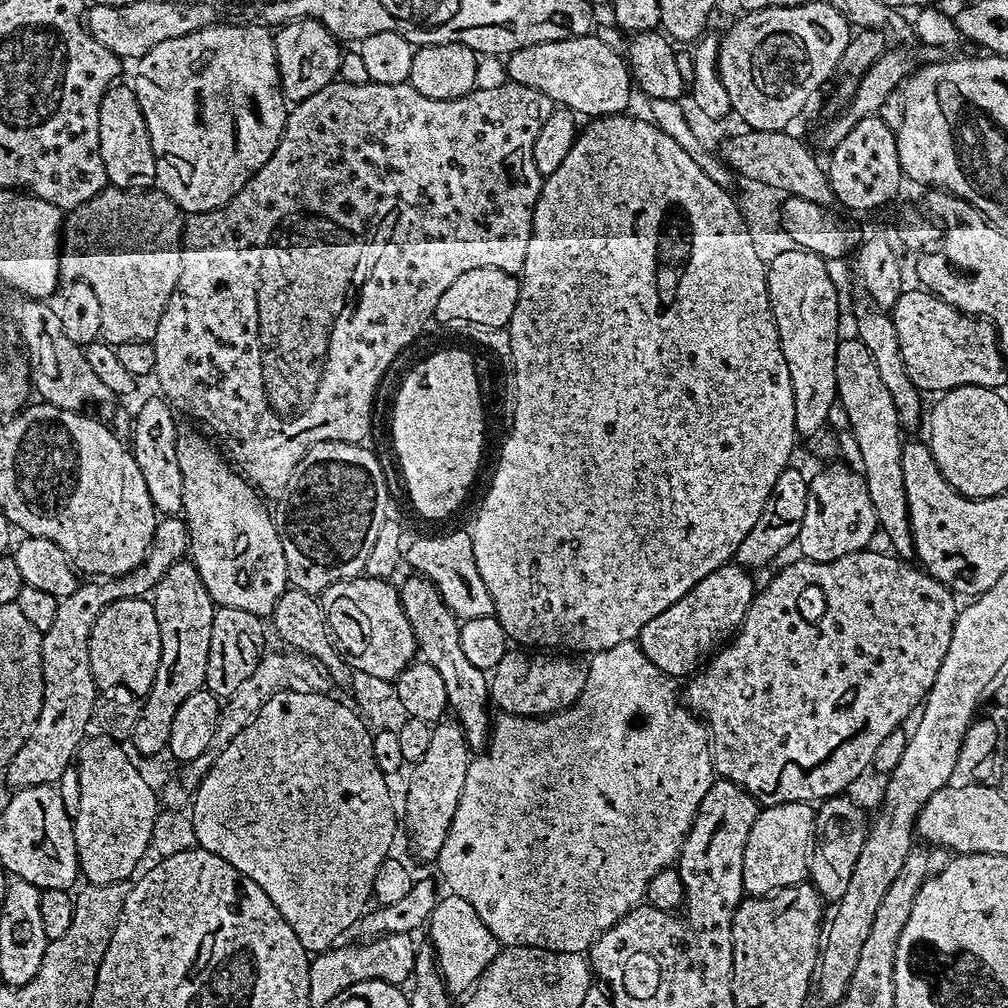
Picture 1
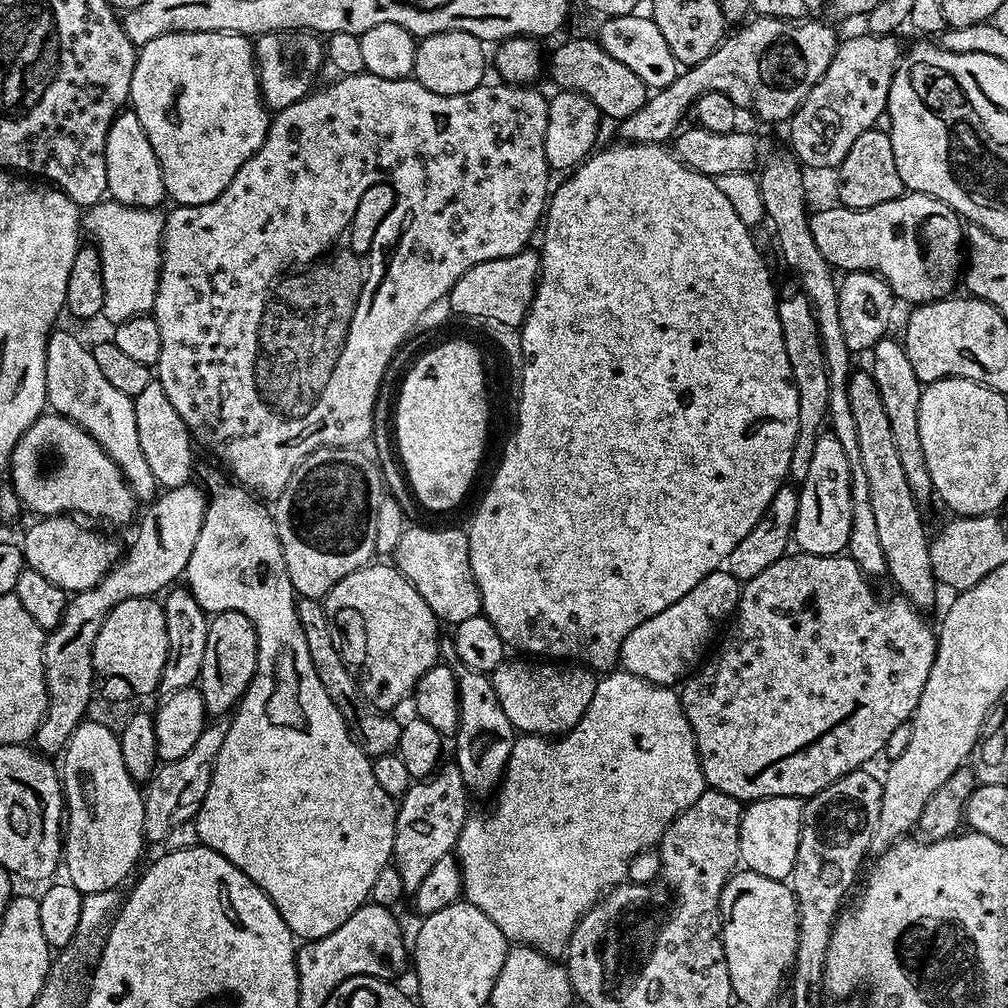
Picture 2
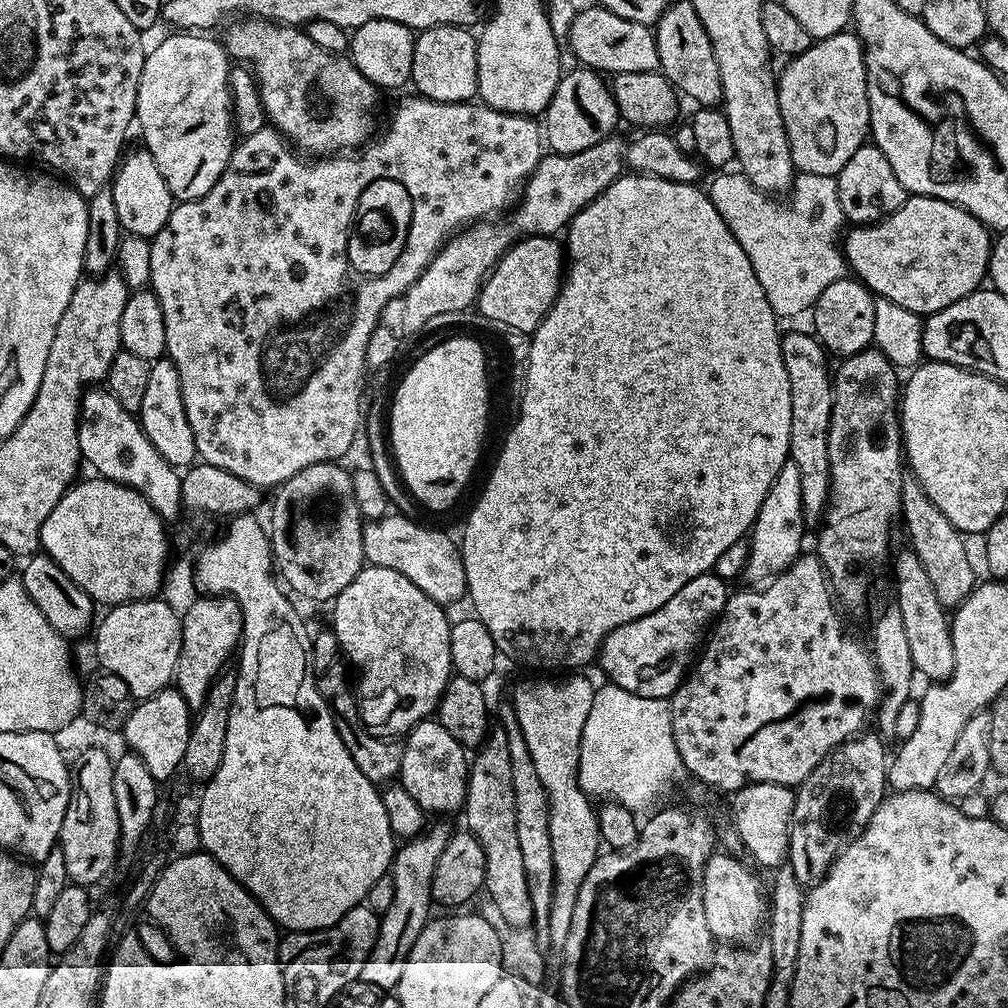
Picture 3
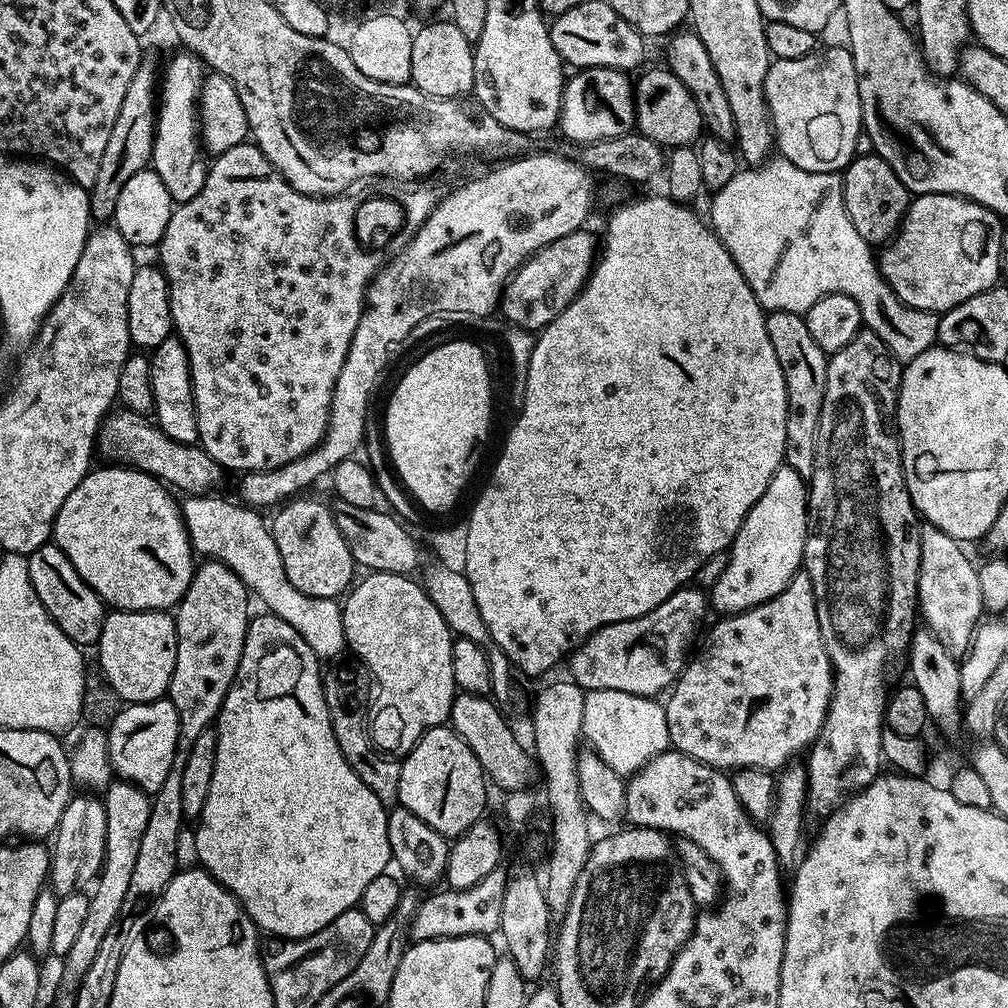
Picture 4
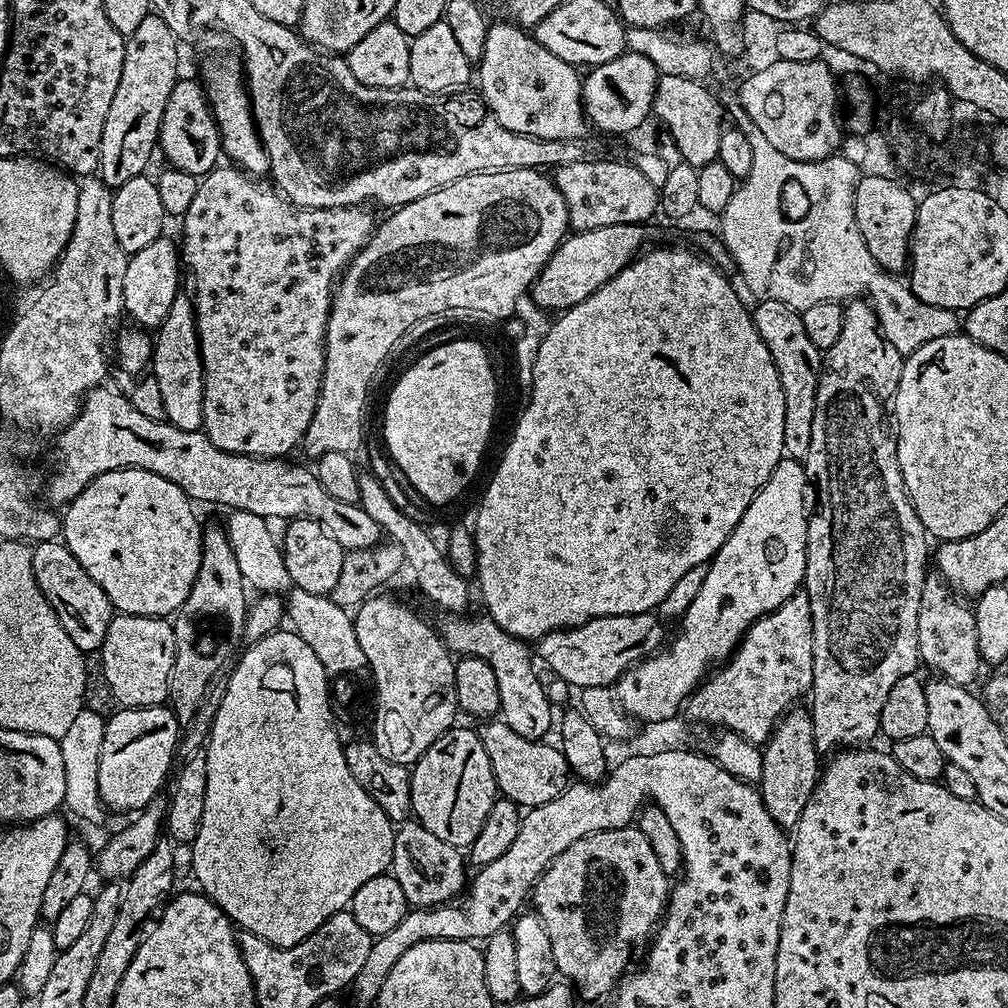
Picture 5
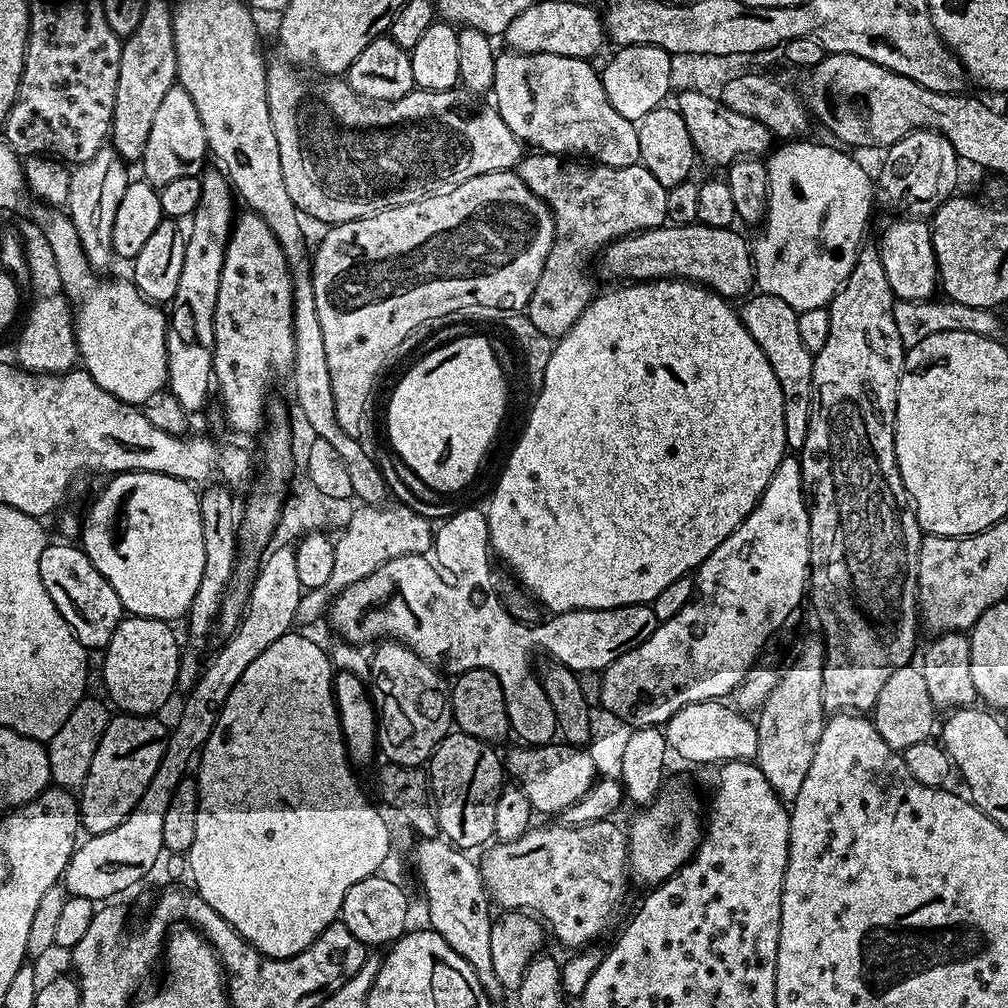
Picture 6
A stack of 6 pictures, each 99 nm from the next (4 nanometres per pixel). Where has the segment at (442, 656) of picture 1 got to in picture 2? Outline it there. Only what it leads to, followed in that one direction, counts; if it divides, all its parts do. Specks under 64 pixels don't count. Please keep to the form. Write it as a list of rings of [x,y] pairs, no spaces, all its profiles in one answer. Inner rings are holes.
[[[463,666],[455,669],[456,693],[458,694],[458,726],[454,743],[454,762],[462,774],[462,782],[473,797],[495,793],[504,778],[504,771],[510,758],[518,732],[513,728],[498,696],[494,692],[491,679],[483,672],[471,672]]]

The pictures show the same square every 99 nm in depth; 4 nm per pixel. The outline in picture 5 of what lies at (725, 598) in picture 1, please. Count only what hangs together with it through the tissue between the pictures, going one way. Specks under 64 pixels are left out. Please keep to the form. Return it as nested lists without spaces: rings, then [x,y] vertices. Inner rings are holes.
[[[652,612],[599,616],[587,620],[577,628],[566,628],[546,634],[538,648],[546,663],[552,667],[551,675],[564,680],[573,689],[615,685],[623,672],[633,668],[641,660],[653,655],[665,643],[665,625]]]

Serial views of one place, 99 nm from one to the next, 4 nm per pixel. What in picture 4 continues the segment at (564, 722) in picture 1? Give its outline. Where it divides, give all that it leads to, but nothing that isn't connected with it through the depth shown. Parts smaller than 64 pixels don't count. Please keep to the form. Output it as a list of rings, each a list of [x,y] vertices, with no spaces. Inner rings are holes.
[[[594,690],[585,692],[582,715],[583,739],[591,751],[598,753],[602,762],[619,776],[631,777],[659,752],[669,751],[664,704],[651,696],[635,696],[622,690]]]

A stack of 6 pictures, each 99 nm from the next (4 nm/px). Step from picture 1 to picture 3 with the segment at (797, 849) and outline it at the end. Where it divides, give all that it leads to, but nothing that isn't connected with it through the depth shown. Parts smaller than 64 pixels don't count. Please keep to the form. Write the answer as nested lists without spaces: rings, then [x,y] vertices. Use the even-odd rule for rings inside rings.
[[[751,784],[731,793],[732,824],[744,848],[764,868],[775,870],[788,859],[788,839],[792,833],[792,811],[796,794],[781,784]]]

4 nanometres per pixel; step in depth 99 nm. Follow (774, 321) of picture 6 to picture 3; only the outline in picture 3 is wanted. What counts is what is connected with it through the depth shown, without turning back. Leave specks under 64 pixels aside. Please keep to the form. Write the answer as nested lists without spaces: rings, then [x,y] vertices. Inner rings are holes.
[[[785,331],[780,338],[782,358],[786,362],[786,374],[790,378],[790,446],[788,454],[802,474],[802,510],[805,525],[819,525],[825,519],[828,493],[832,490],[830,478],[830,414],[832,413],[833,377],[824,361],[826,349],[815,335]]]

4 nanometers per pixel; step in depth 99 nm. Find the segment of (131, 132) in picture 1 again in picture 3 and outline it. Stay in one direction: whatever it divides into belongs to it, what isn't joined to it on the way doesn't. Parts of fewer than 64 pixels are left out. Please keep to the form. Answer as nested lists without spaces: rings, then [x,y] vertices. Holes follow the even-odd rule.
[[[147,150],[139,151],[129,151],[121,159],[110,181],[110,187],[121,229],[130,236],[151,238],[158,234],[158,230],[162,230],[162,226],[166,226],[166,218],[170,218],[174,207],[174,197],[166,186],[166,178],[162,178],[154,158]]]

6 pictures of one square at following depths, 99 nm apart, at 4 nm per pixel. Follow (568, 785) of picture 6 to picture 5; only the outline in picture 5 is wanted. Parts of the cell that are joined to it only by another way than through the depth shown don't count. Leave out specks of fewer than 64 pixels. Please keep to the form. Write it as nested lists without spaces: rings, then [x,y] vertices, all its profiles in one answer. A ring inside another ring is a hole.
[[[500,718],[489,719],[485,724],[488,725],[479,729],[480,741],[486,746],[496,790],[503,799],[513,800],[527,810],[542,806],[542,802],[550,802],[550,798],[558,798],[558,794],[564,792],[570,783],[570,769],[564,753],[555,743],[522,738],[522,734],[514,734],[511,726]]]

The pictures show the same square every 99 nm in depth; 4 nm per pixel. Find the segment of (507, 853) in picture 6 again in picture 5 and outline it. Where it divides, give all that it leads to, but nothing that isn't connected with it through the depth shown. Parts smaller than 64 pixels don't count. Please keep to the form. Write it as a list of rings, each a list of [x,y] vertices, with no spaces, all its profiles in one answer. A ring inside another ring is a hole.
[[[637,826],[611,828],[583,836],[552,860],[551,866],[536,881],[534,911],[542,918],[546,934],[550,934],[557,973],[574,985],[581,1001],[600,1000],[615,993],[617,984],[629,971],[628,959],[636,948],[643,949],[655,933],[668,906],[669,895],[670,877],[662,870],[654,850],[650,850],[646,834]]]

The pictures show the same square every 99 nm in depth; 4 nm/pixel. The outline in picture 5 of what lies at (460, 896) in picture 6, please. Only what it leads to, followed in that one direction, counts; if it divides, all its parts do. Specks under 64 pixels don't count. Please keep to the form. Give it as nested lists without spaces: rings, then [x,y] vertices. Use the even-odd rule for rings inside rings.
[[[417,820],[403,821],[395,829],[390,872],[402,888],[411,907],[430,908],[455,899],[468,882],[464,860],[467,866],[461,849],[435,837]]]

